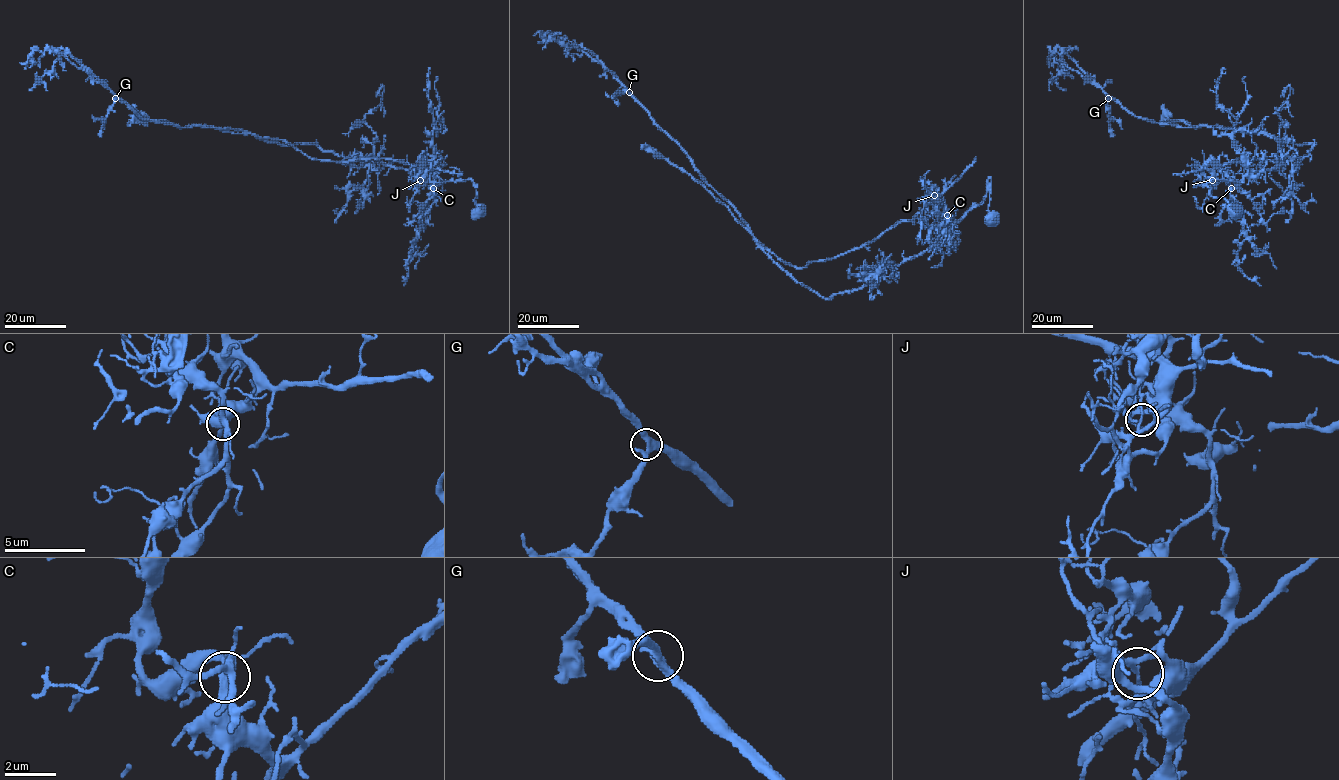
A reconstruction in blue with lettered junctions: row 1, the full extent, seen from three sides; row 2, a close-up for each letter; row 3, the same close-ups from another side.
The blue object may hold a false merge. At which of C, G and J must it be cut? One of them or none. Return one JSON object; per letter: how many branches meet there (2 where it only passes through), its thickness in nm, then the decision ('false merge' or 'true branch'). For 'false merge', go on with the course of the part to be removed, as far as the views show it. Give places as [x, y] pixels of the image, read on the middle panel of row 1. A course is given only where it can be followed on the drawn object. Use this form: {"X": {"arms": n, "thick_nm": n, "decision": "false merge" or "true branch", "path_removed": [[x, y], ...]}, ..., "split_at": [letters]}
{"C": {"arms": 3, "thick_nm": 360, "decision": "true branch"}, "G": {"arms": 3, "thick_nm": 340, "decision": "true branch"}, "J": {"arms": 3, "thick_nm": 120, "decision": "false merge", "path_removed": [[934, 195], [938, 196], [910, 220], [896, 222], [860, 247], [798, 268], [769, 252], [701, 184], [646, 146]]}, "split_at": ["J"]}

